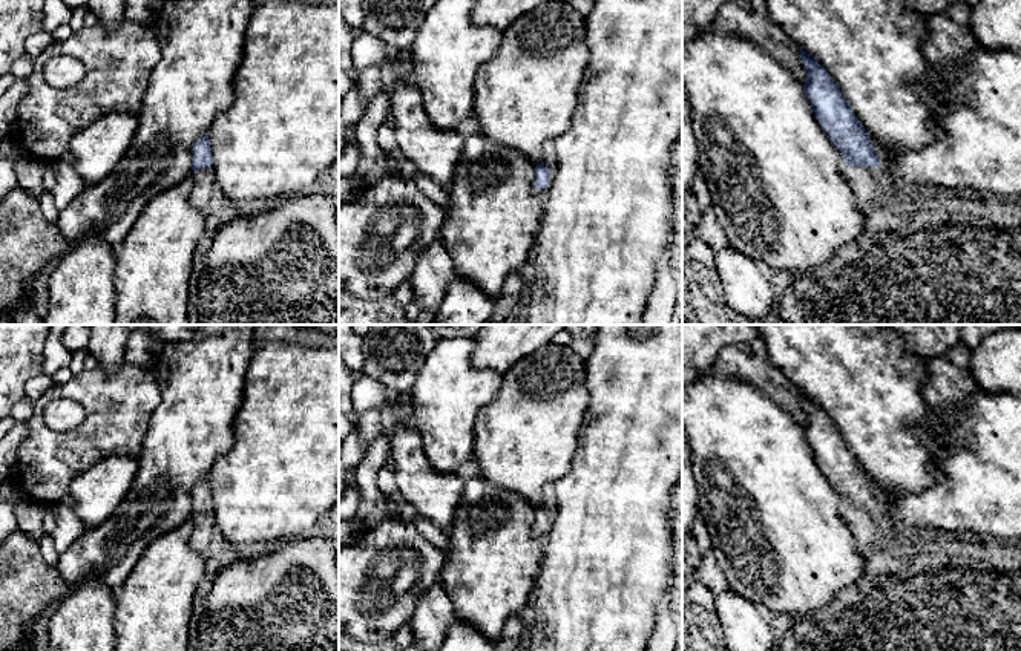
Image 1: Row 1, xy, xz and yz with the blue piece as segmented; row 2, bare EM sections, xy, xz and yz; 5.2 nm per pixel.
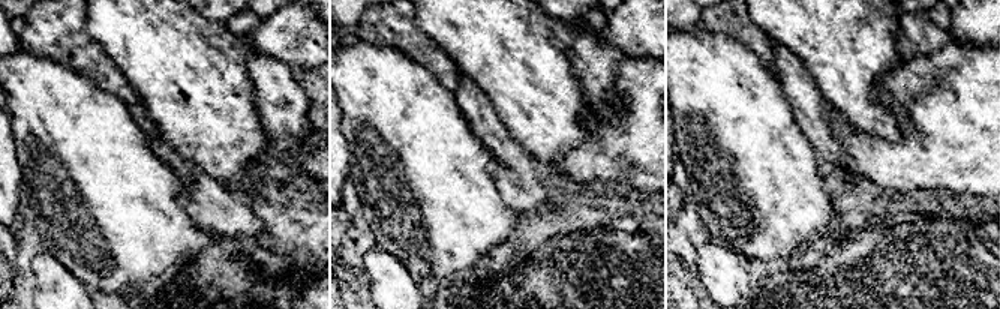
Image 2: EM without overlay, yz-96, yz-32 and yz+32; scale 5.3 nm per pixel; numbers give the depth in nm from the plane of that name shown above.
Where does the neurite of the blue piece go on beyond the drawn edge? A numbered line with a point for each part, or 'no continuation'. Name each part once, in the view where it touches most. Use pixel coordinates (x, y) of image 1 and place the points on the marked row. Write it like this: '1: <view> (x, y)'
1: yz (873, 189)

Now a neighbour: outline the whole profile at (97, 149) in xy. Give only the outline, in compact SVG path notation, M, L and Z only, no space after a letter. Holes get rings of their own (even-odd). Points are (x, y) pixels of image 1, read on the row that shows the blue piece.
M117 110L107 113L71 139L72 165L92 187L112 173L124 156L138 127L138 116Z

